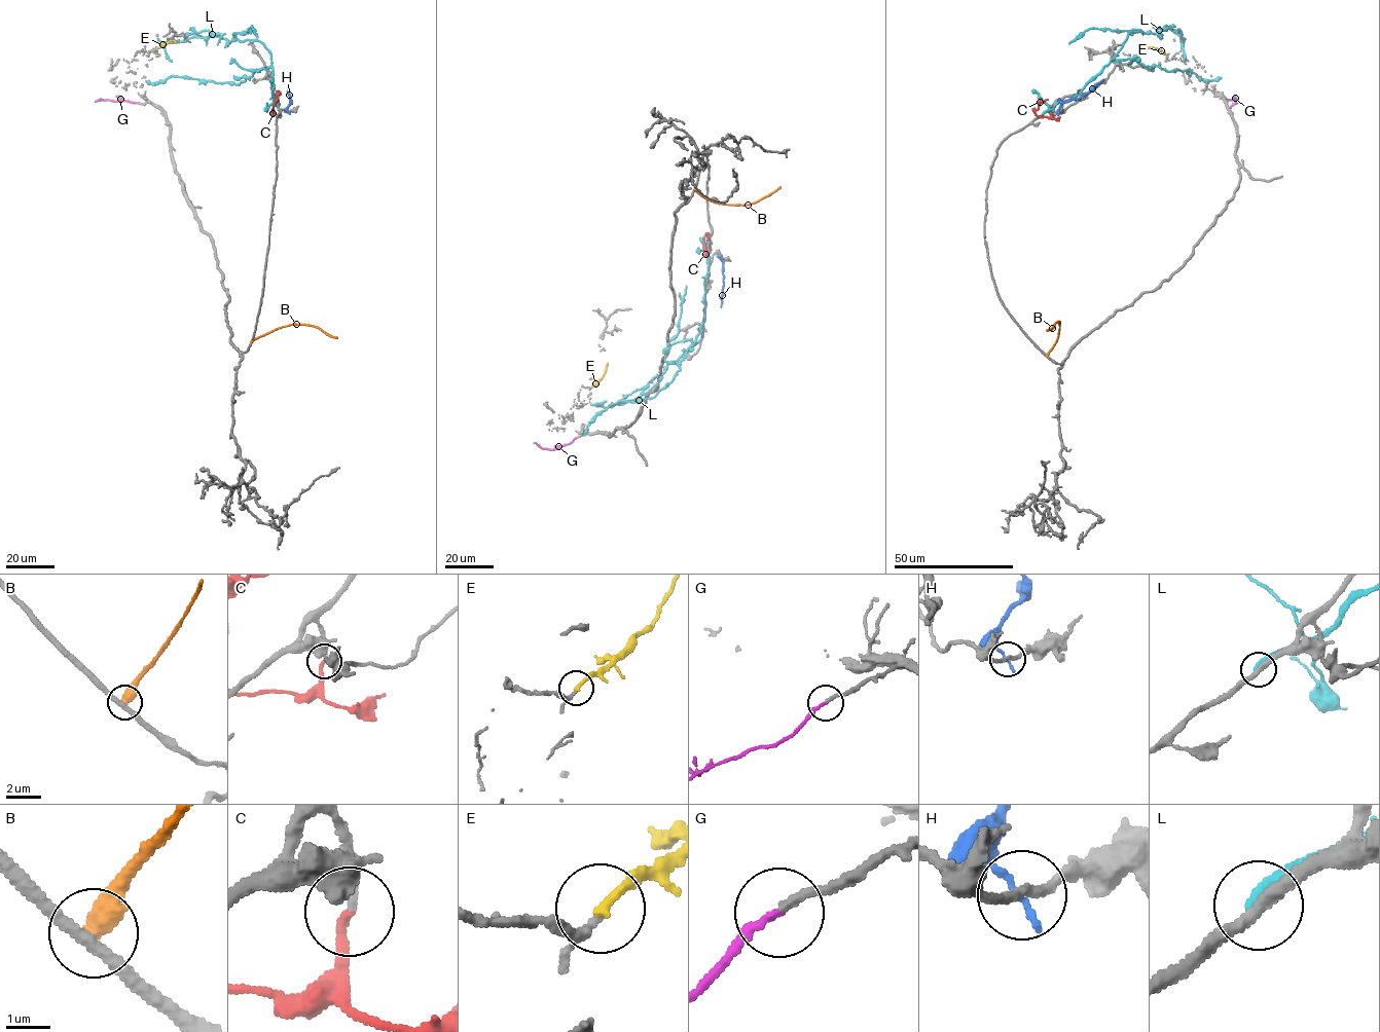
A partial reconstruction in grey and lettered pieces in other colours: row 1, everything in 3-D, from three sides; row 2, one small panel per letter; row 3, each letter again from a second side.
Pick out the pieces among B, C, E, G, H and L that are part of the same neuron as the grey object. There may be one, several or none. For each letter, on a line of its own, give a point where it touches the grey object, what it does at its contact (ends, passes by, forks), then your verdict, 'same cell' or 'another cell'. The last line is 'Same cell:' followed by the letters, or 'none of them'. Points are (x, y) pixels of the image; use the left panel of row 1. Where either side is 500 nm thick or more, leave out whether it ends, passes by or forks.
B: meets grey at (251, 342); it ends there; another cell
C: meets grey at (274, 106); it ends there; same cell
E: meets grey at (158, 47); it ends there; another cell
G: meets grey at (137, 103); it ends there; same cell
H: meets grey at (288, 112); it ends there; another cell
L: meets grey at (277, 106); it ends there; another cell
Same cell: C, G

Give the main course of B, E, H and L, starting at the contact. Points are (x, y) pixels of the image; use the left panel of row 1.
B: (251, 342), (282, 327), (297, 324), (313, 325), (337, 338)
E: (158, 47), (174, 40), (176, 43)
H: (288, 112), (291, 103), (288, 89)
L: (277, 106), (271, 93), (273, 68), (268, 67), (256, 70), (238, 84), (174, 76), (153, 83), (146, 80)

